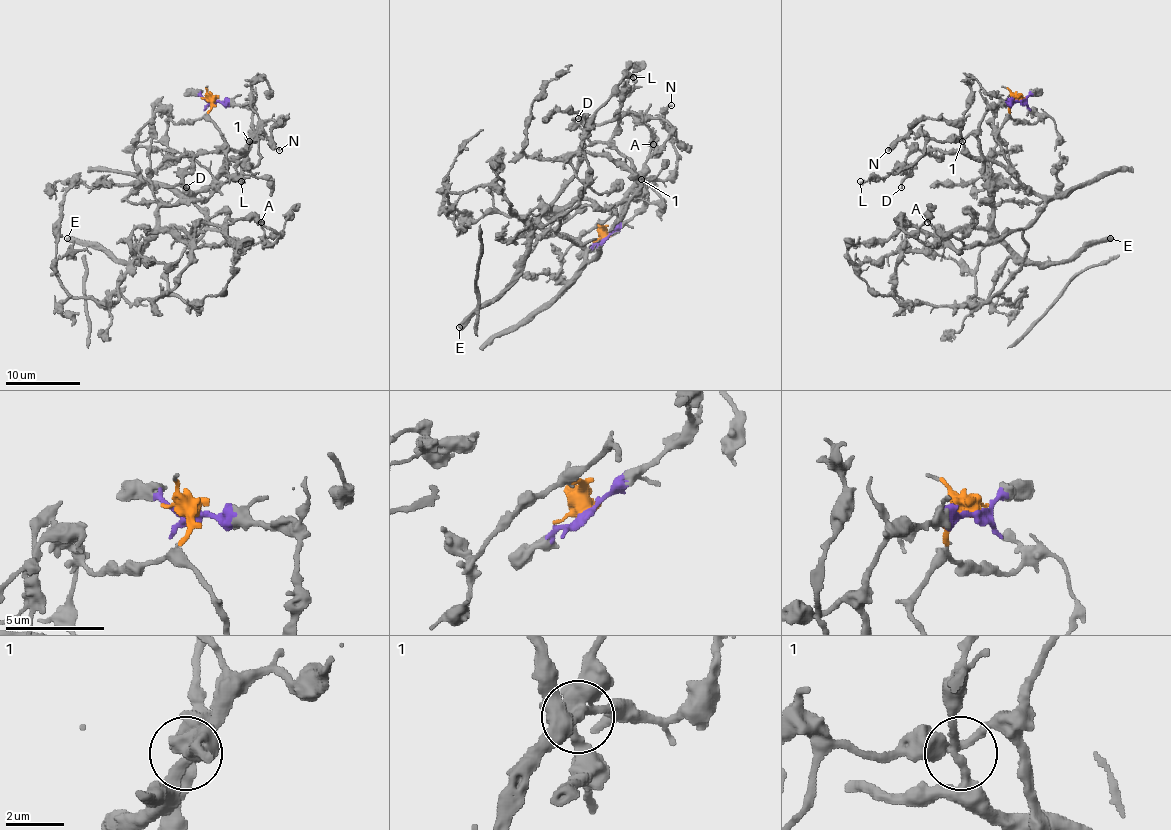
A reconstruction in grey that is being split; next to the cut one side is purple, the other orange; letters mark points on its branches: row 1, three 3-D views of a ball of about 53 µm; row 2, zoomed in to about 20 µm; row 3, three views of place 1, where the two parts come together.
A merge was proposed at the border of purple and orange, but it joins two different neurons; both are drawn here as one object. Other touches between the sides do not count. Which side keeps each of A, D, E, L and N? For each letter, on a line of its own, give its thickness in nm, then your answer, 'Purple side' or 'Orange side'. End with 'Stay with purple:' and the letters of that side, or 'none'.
A: Thickness 260 nm. Purple side
D: Thickness 180 nm. Orange side
E: Thickness 550 nm. Purple side
L: Thickness 280 nm. Orange side
N: Thickness 180 nm. Orange side
Stay with purple: A, E

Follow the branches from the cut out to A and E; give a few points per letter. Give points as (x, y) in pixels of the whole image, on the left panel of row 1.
A: (213, 101), (251, 111), (245, 165), (163, 204), (157, 223), (258, 220), (279, 235), (270, 244), (260, 221)
E: (213, 101), (251, 111), (245, 165), (210, 195), (163, 204), (133, 263), (67, 238)

